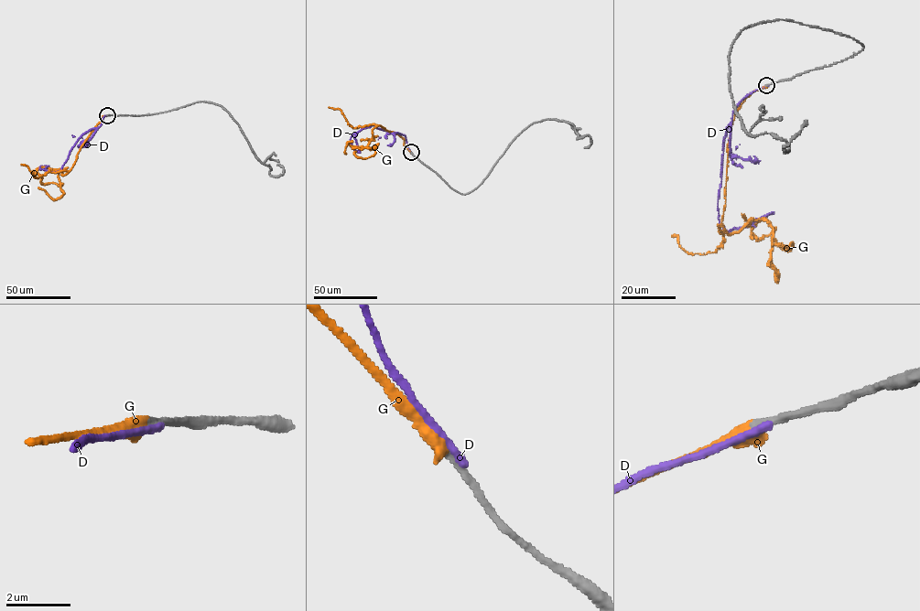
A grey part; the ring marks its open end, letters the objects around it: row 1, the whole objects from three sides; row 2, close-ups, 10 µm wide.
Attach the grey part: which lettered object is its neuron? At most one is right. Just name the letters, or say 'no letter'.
G

